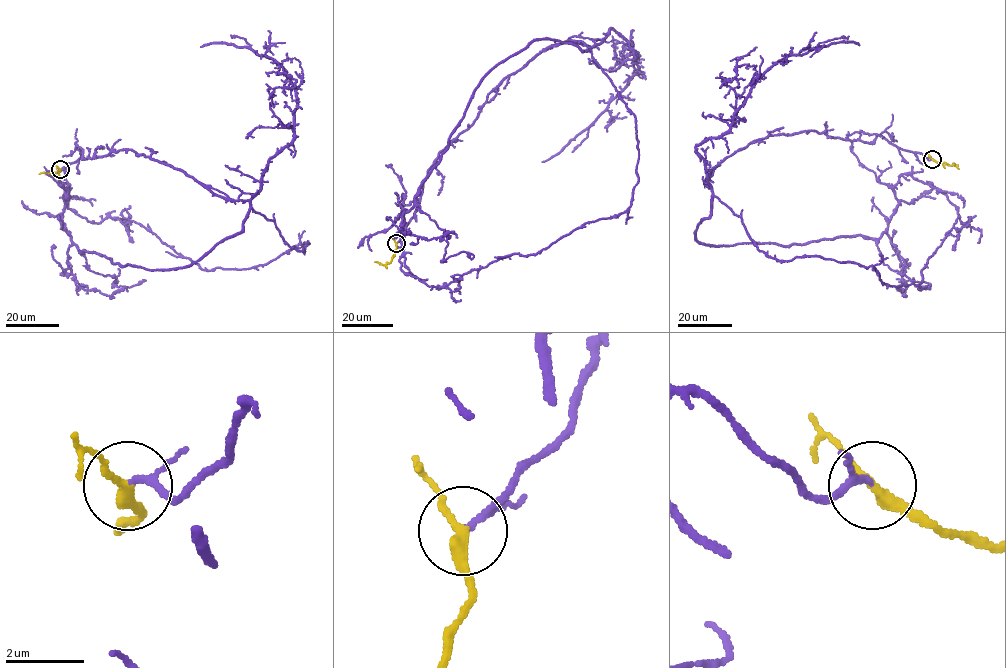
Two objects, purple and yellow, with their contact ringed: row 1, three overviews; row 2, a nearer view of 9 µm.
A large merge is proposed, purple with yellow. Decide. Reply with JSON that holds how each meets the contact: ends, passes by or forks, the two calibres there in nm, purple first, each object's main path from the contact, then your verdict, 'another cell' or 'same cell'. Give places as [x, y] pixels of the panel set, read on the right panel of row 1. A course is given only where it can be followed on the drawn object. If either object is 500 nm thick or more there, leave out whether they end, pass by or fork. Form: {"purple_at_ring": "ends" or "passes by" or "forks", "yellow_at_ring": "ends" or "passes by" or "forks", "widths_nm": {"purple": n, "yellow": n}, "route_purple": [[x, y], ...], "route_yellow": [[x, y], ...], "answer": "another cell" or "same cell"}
{"purple_at_ring": "passes by", "yellow_at_ring": "passes by", "widths_nm": {"purple": 120, "yellow": 280}, "route_purple": [[933, 159], [880, 135], [768, 136], [706, 181], [696, 239], [878, 239], [910, 173], [977, 242]], "route_yellow": [[933, 159], [953, 164]], "answer": "same cell"}

